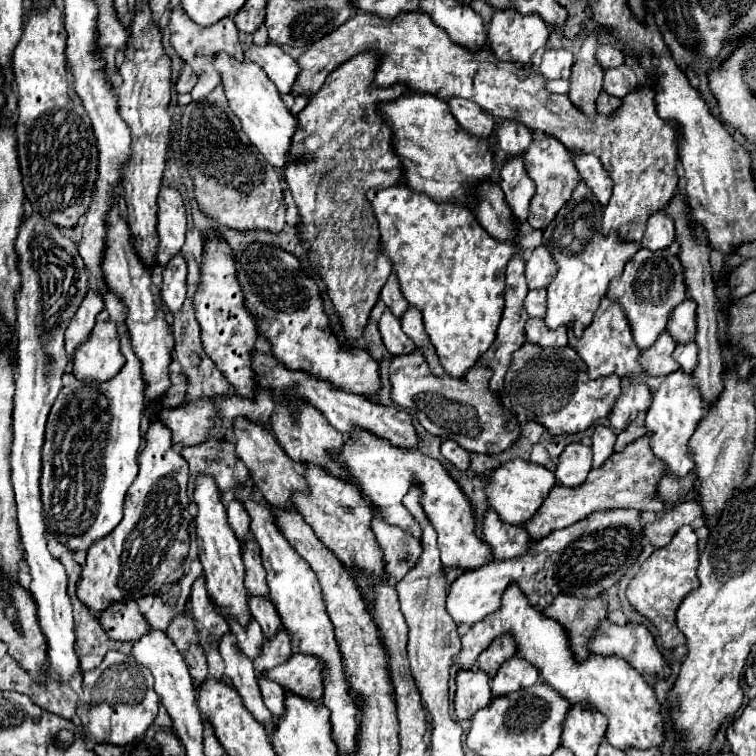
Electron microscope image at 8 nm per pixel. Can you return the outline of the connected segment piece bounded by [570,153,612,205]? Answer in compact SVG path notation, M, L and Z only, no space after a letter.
M570 153L574 167L580 173L580 179L592 189L592 193L598 197L598 201L602 205L606 205L606 201L610 199L610 189L612 189L612 181L608 177L608 173L604 171L600 159L596 159L594 155L588 153Z

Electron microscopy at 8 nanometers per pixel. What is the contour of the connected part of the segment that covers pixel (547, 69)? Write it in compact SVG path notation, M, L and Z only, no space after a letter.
M566 49L546 51L538 65L538 73L546 79L570 79L572 63L574 63L574 57Z

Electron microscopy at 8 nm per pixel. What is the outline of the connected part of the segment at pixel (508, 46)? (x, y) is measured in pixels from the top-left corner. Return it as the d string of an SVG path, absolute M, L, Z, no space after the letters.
M496 9L488 41L498 61L510 61L520 65L532 65L532 57L546 45L550 37L548 25L538 17L522 15L514 9Z

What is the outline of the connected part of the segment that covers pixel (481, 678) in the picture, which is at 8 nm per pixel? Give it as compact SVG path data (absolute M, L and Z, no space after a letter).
M458 671L456 673L456 695L454 711L458 721L470 719L478 709L492 701L490 679L482 671Z

